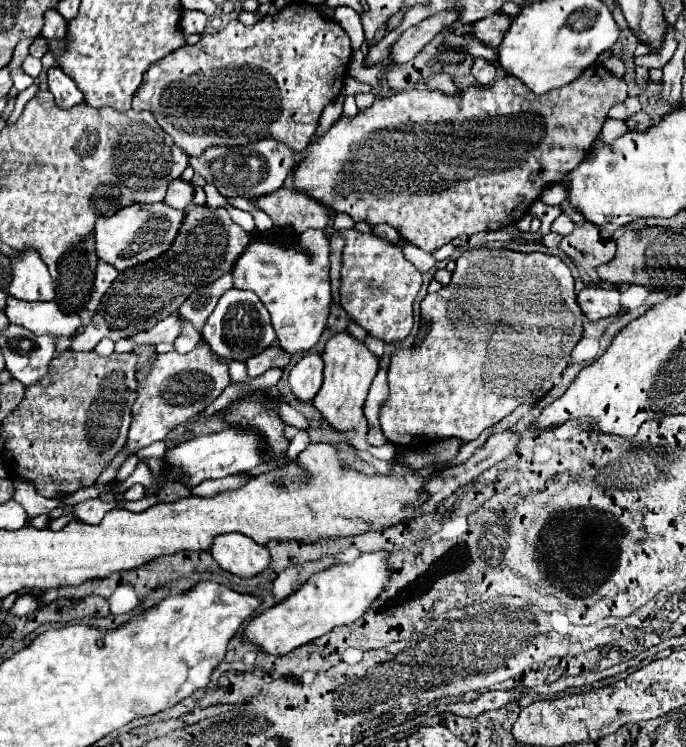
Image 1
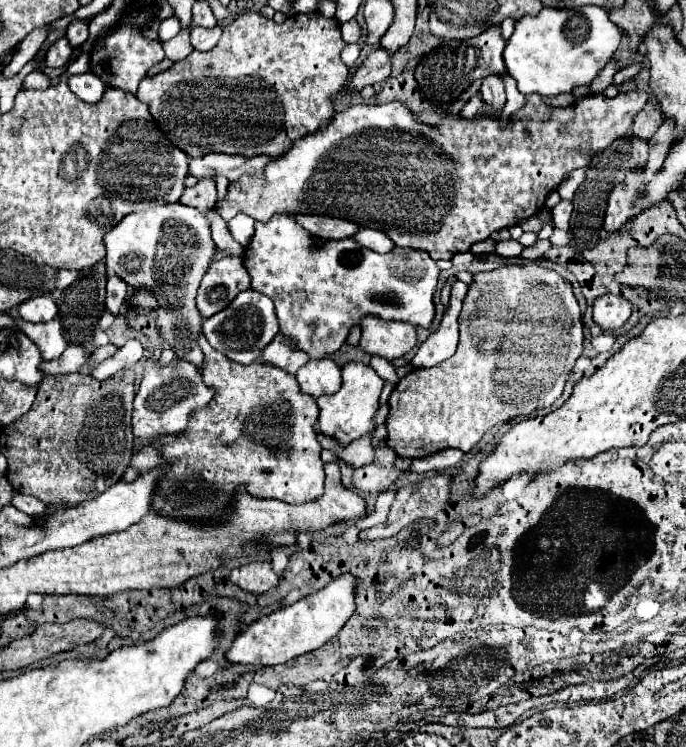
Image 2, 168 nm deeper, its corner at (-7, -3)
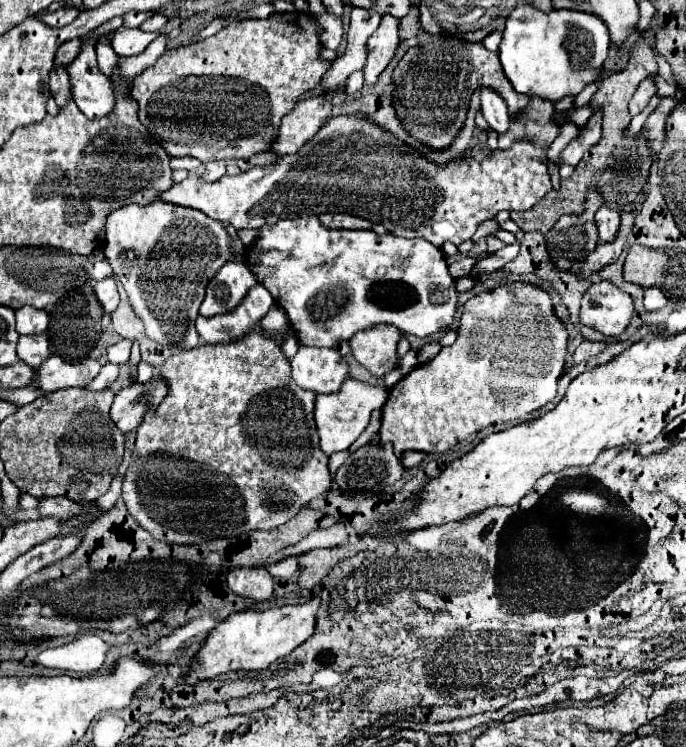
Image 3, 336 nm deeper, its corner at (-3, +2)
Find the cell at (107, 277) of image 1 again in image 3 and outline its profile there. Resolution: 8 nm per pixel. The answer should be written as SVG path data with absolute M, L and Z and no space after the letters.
M115 278L93 282L93 292L95 292L103 312L113 312L117 308L117 304L119 304L119 292L117 292Z

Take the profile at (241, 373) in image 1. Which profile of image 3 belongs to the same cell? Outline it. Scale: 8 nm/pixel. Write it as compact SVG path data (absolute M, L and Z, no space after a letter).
M161 200L151 202L147 206L125 206L121 210L113 210L107 218L107 238L105 238L105 256L111 264L115 278L123 284L135 312L145 322L147 336L155 342L179 350L199 346L199 334L195 330L195 318L199 314L199 306L205 298L205 286L219 272L225 262L243 262L243 254L235 254L231 250L233 240L223 222L217 222L193 208L179 208L173 204L165 204Z

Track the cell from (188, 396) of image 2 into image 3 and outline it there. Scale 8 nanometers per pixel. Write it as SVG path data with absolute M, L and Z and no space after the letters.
M135 382L133 386L127 386L115 394L109 416L115 426L125 434L129 430L135 430L141 424L145 410L149 406L157 406L161 398L165 398L165 382Z

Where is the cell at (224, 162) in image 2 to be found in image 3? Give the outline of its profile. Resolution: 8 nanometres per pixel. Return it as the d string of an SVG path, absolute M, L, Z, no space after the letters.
M185 156L185 158L171 158L171 168L173 170L179 170L179 168L185 168L189 172L195 172L199 170L201 162L197 158L191 158L191 156Z

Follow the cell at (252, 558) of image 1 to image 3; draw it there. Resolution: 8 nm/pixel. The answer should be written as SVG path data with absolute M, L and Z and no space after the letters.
M241 568L231 570L227 584L233 594L265 602L273 594L273 578L267 568Z

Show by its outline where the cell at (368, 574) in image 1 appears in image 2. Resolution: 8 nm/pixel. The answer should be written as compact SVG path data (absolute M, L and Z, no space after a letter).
M343 573L337 579L333 579L327 587L321 591L315 591L299 601L295 601L289 607L281 607L273 611L271 615L265 615L257 621L253 621L243 633L237 635L231 649L227 651L227 659L233 663L253 663L253 665L279 665L287 663L291 659L297 659L313 649L323 647L327 641L331 641L341 627L351 619L355 611L355 593L361 579L355 575Z

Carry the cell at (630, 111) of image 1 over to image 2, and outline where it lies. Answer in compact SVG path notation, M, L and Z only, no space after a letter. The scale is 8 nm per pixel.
M647 103L647 105L635 115L635 121L633 121L631 131L633 131L635 137L651 139L651 137L655 135L655 131L657 131L659 123L661 123L661 111L659 111L657 107L653 107L653 105Z

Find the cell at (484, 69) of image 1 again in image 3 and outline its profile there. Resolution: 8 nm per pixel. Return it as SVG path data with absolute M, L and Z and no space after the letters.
M481 90L481 114L497 134L507 132L509 116L505 102L501 102L501 96L495 90Z

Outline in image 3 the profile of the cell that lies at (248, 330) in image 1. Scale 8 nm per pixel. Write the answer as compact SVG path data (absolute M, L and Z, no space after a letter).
M255 284L245 296L245 300L233 312L213 318L199 316L195 320L195 328L201 340L207 344L239 340L249 332L253 324L257 324L267 314L271 306L273 306L273 296L269 294L269 290L263 284Z

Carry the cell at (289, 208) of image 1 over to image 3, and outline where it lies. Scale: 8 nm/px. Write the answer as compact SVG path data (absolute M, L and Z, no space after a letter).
M321 214L319 216L325 226L345 228L345 230L369 230L373 224L365 218L357 218L351 214Z

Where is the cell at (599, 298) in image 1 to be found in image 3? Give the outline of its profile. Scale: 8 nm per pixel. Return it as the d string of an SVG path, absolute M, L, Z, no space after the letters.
M609 280L591 284L583 294L579 318L583 326L599 330L603 336L619 336L631 322L633 300Z

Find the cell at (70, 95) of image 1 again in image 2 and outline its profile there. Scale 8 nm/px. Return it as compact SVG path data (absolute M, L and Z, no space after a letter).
M87 71L83 75L71 75L69 89L85 103L97 103L101 99L101 95L105 93L105 85L91 71Z

